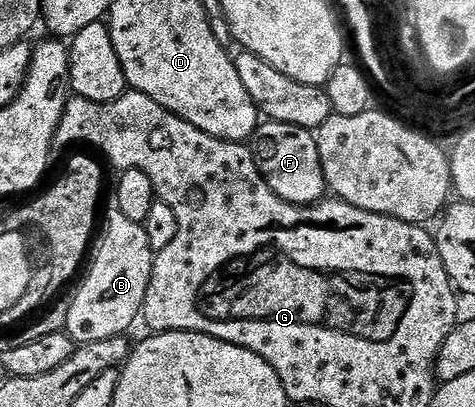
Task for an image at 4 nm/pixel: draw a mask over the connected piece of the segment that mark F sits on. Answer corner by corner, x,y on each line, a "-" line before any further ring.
266,120
254,131
248,145
260,176
264,176
268,188
272,188
272,192
276,192
276,196
280,200
290,206
309,208
327,197
328,187
326,185
326,177
322,171
322,165
320,164
320,152
318,151
318,140
315,131
305,130
292,124

